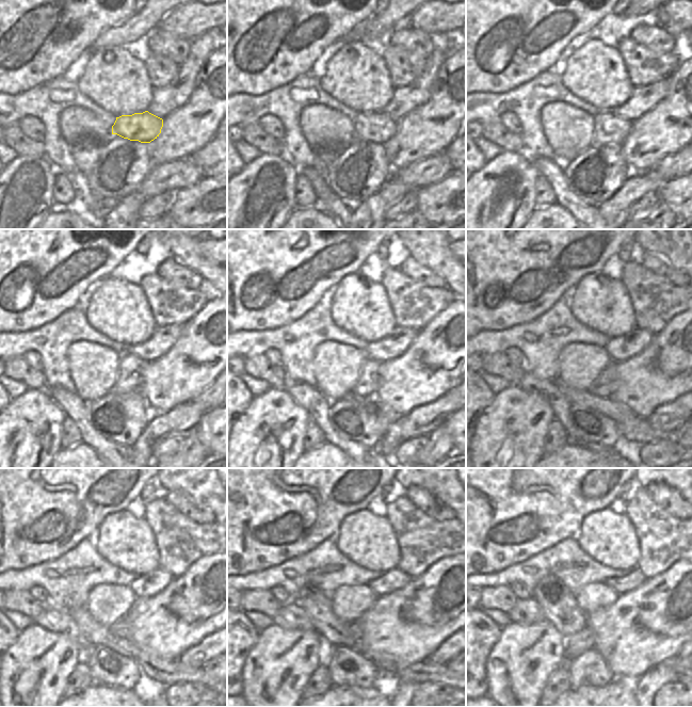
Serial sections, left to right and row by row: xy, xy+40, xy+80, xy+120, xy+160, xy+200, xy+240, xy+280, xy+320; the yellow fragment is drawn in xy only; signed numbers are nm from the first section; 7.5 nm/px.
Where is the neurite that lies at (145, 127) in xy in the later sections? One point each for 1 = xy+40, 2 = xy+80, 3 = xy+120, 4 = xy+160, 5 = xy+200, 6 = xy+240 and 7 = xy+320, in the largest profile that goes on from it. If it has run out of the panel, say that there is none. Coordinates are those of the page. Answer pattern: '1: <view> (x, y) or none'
1: xy+40 (377, 127)
2: xy+80 (609, 128)
3: xy+120 (131, 368)
4: xy+160 (367, 384)
5: xy+200 (607, 382)
6: xy+240 (122, 628)
7: xy+320 (583, 641)

